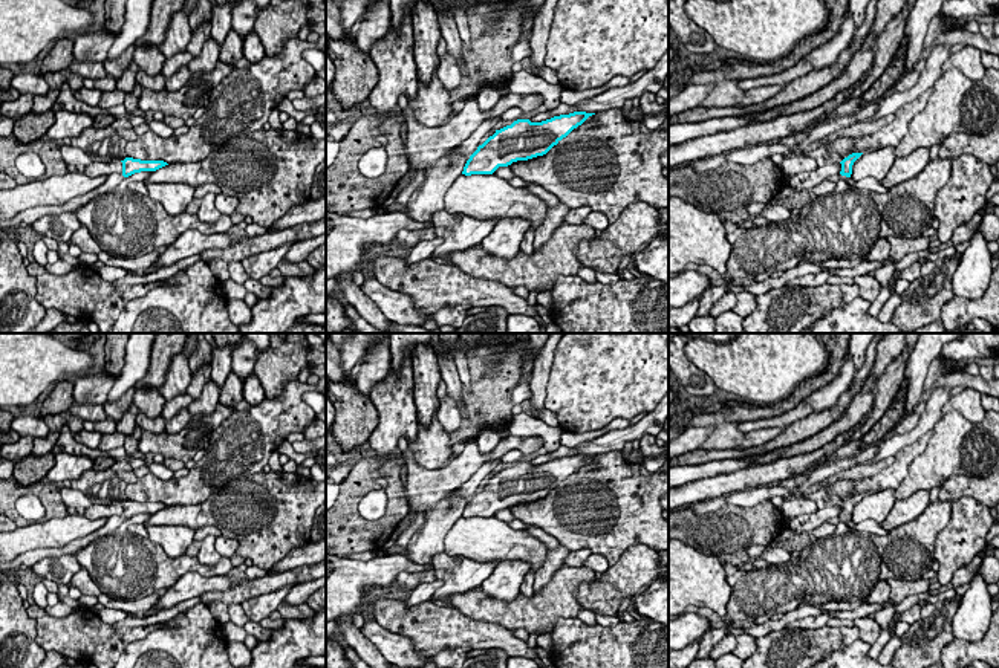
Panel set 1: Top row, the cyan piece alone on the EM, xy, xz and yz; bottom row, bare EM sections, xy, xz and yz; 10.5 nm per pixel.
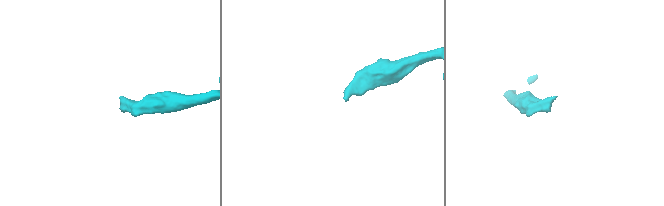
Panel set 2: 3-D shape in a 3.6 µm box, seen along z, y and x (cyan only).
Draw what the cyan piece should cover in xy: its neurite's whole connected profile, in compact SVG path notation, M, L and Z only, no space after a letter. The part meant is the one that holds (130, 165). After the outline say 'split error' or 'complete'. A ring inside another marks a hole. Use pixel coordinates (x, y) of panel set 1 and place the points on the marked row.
M125 157L122 162L122 176L129 177L135 173L141 171L156 171L165 165L168 165L164 161L141 161L141 159L133 159L133 157Z; complete

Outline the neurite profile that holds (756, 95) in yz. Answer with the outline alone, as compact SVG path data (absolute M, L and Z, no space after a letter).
M780 84L750 89L748 95L740 102L737 102L734 107L747 107L753 104L760 104L763 101L771 99L774 95L777 95L783 89L785 86L780 86Z

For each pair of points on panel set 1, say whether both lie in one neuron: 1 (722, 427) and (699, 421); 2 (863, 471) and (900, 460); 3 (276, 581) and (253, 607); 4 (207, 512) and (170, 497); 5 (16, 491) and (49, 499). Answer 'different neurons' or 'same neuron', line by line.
1: same neuron
2: different neurons
3: different neurons
4: different neurons
5: same neuron

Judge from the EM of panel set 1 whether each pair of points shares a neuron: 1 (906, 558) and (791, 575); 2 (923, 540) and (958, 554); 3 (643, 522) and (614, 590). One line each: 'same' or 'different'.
1: same
2: different
3: different

